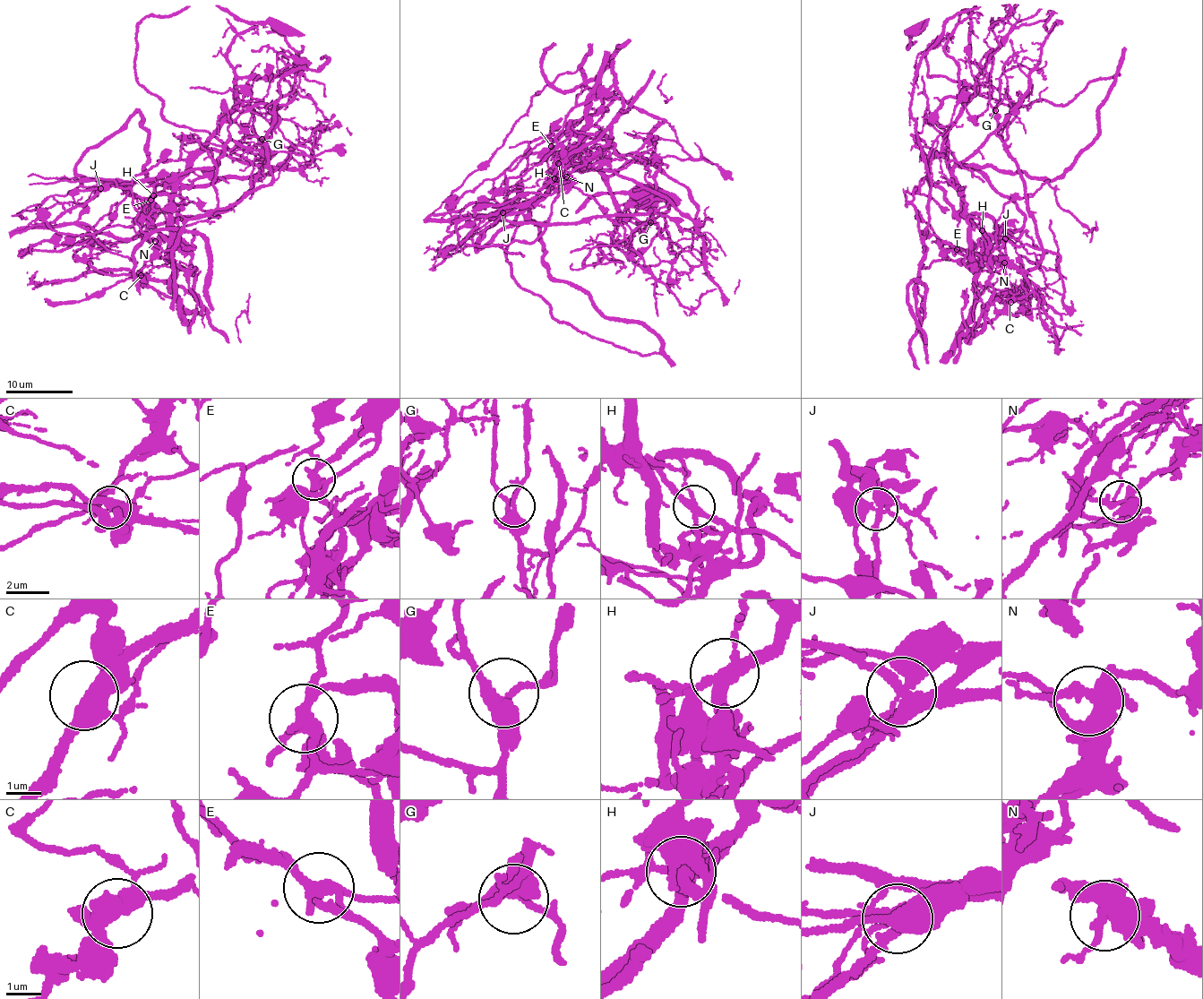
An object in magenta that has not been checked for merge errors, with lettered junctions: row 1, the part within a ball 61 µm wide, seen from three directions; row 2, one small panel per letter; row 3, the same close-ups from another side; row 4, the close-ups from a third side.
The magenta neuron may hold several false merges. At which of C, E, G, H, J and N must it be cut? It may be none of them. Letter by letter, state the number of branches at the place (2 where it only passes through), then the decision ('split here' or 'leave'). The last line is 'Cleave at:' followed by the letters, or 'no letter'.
C: 3 branches meet; leave
E: 3 branches meet; split here
G: 4 branches meet; leave
H: 4 branches meet; split here
J: 4 branches meet; split here
N: 4 branches meet; leave
Cleave at: E, H, J

